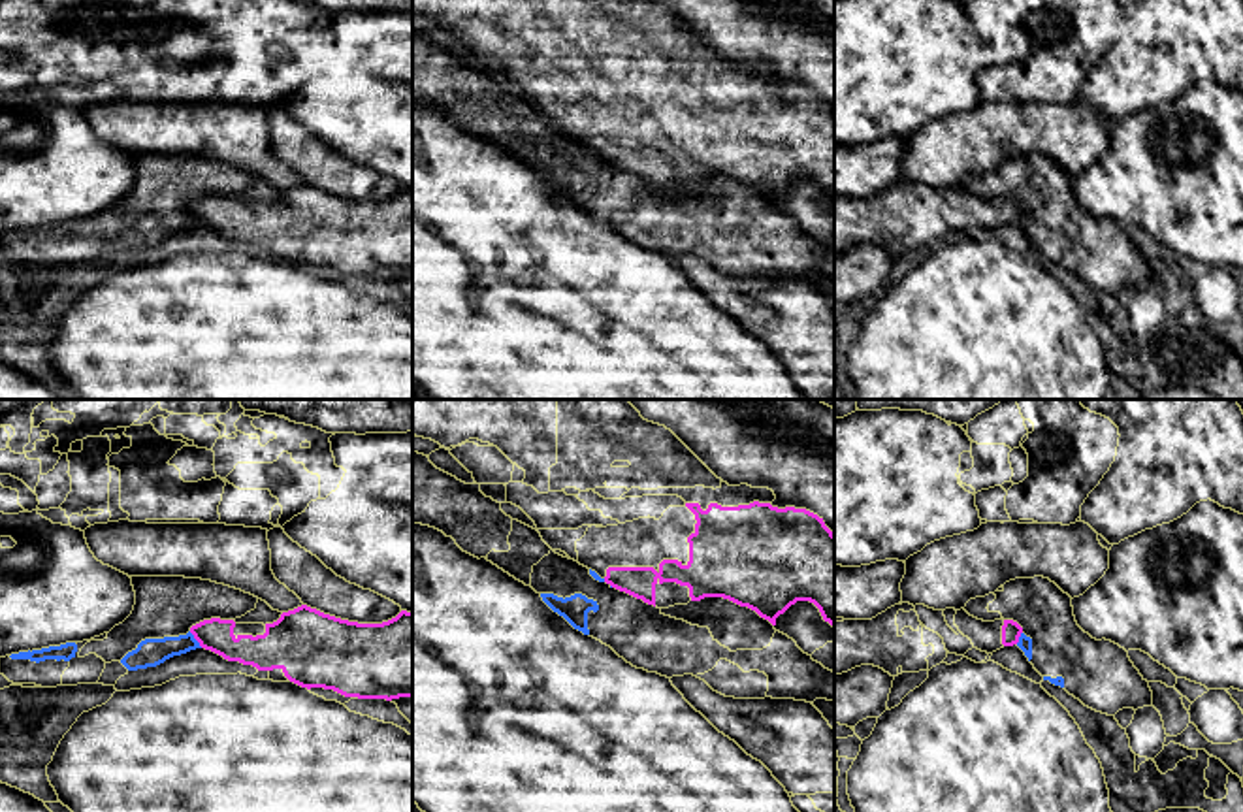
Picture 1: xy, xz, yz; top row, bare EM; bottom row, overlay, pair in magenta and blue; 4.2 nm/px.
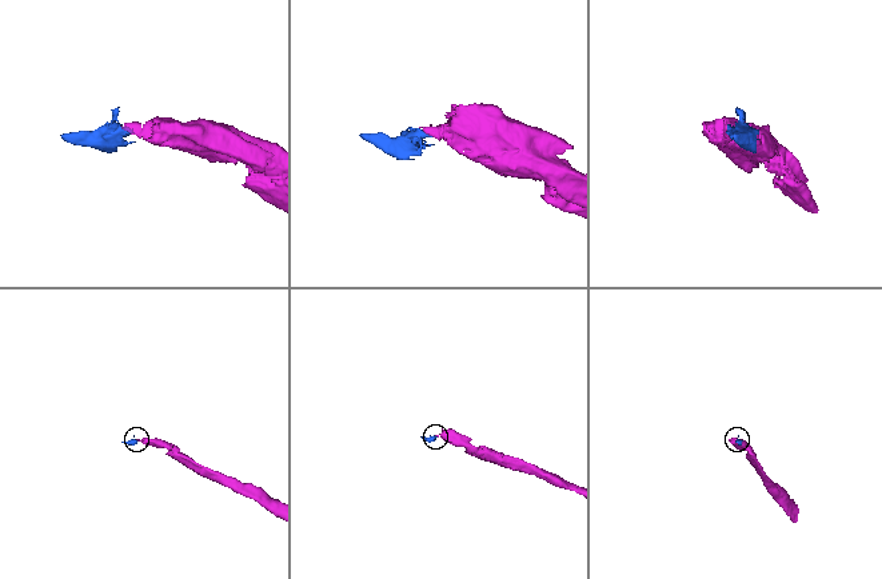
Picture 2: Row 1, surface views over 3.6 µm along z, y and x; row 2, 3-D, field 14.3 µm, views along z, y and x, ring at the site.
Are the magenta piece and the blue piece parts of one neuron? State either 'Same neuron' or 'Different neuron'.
Different neuron

